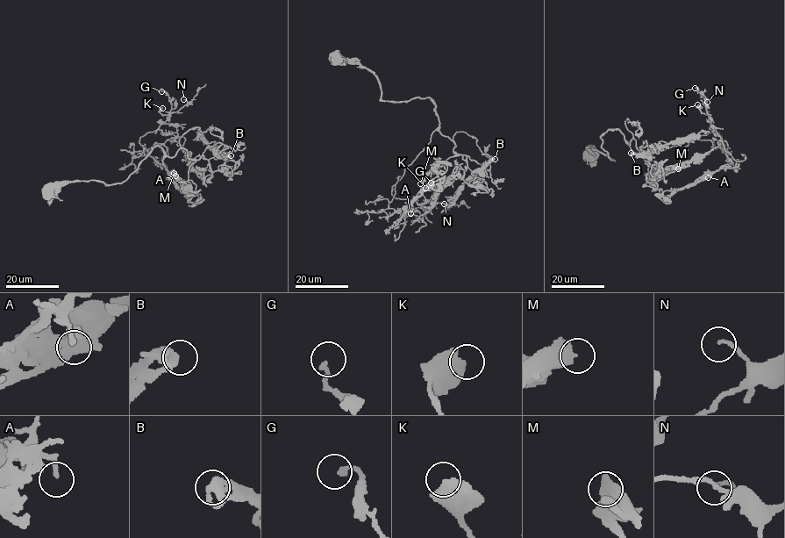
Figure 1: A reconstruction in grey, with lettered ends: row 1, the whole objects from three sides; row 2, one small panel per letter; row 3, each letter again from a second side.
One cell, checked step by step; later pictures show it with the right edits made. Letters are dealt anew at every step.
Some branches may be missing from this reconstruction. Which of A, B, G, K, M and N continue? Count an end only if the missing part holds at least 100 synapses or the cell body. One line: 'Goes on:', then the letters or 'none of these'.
Goes on: M

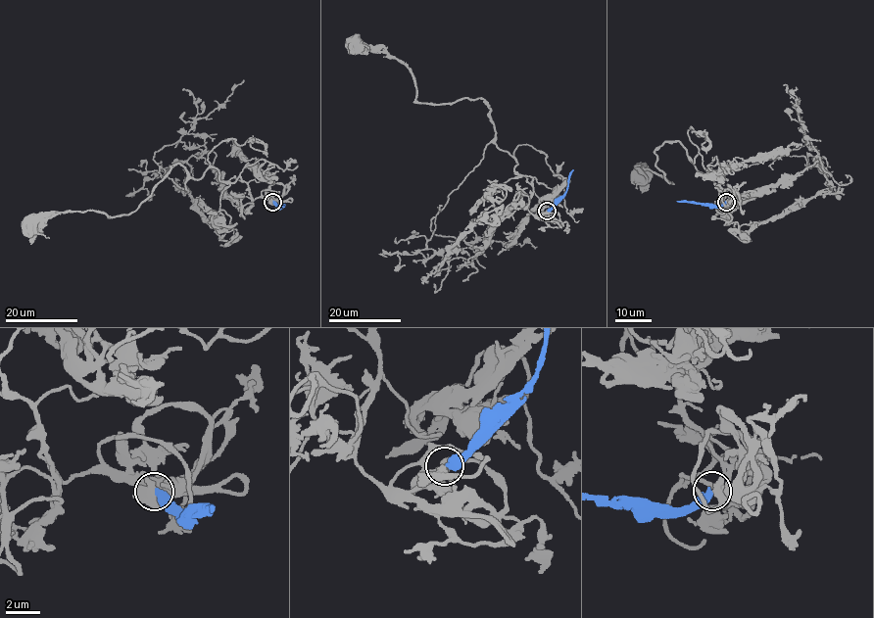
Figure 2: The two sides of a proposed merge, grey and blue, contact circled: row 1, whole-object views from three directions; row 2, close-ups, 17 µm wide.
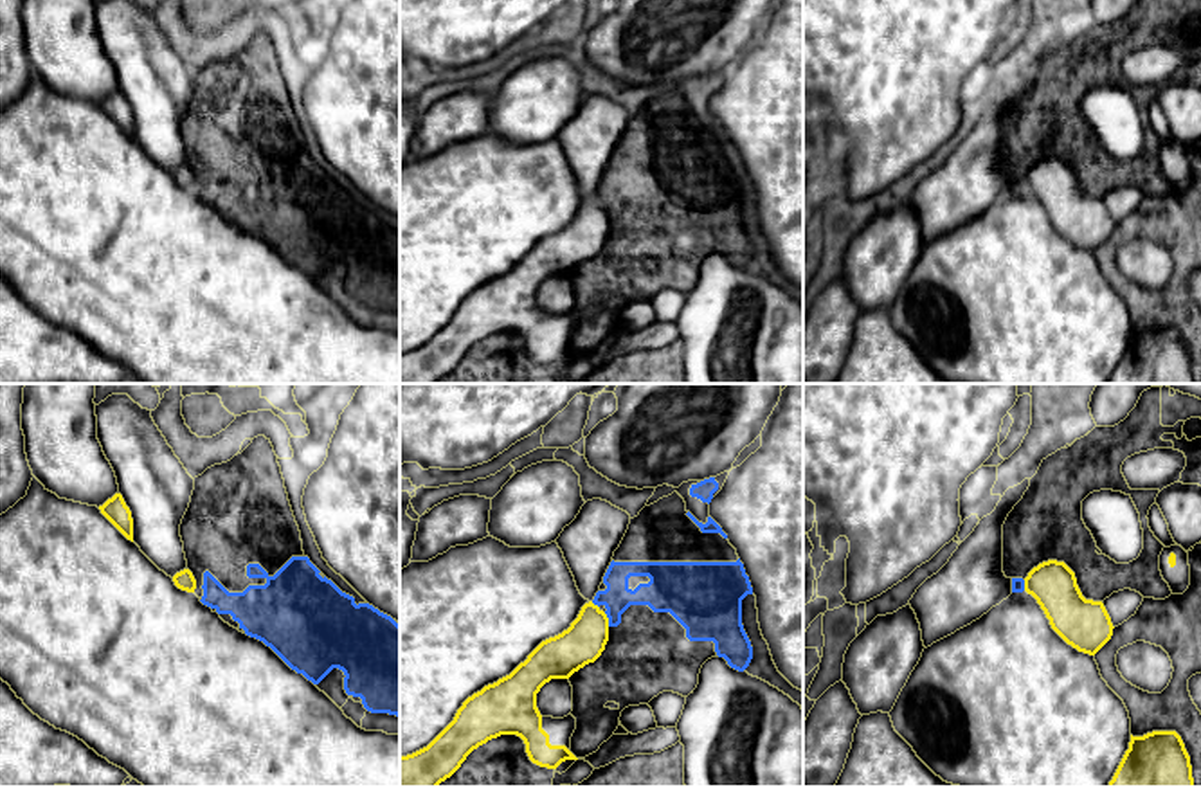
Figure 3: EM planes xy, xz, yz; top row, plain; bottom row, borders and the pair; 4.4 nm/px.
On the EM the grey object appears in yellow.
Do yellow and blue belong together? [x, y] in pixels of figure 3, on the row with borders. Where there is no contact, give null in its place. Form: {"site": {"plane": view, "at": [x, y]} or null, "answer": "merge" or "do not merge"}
{"site": {"plane": "xz", "at": [607, 620]}, "answer": "do not merge"}

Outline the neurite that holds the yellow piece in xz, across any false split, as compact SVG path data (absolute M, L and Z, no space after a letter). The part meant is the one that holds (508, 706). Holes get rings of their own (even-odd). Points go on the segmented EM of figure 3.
M592 602L585 603L567 630L542 641L510 675L468 697L454 720L427 747L400 756L400 787L438 787L461 767L474 749L501 735L520 737L529 760L540 767L556 769L565 760L578 760L571 753L576 719L573 715L542 717L537 708L537 693L551 679L569 679L585 665L594 663L607 641L607 614Z

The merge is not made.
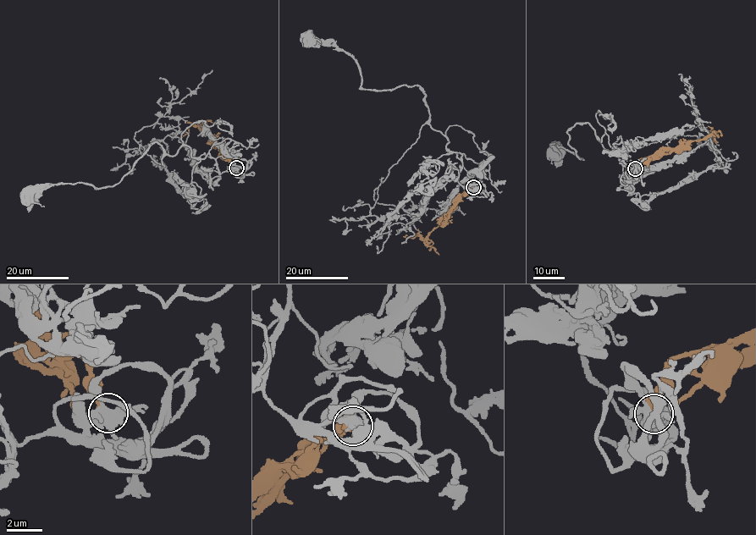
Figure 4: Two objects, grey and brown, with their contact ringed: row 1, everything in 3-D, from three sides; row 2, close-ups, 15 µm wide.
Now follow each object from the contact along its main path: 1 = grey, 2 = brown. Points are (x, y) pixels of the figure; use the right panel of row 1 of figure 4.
1: (635, 169), (607, 135), (600, 141), (587, 123), (567, 131), (582, 159), (553, 143), (553, 153), (556, 150)
2: (635, 169), (636, 162), (641, 158), (658, 157), (666, 151), (685, 147), (713, 132), (716, 140), (713, 140)

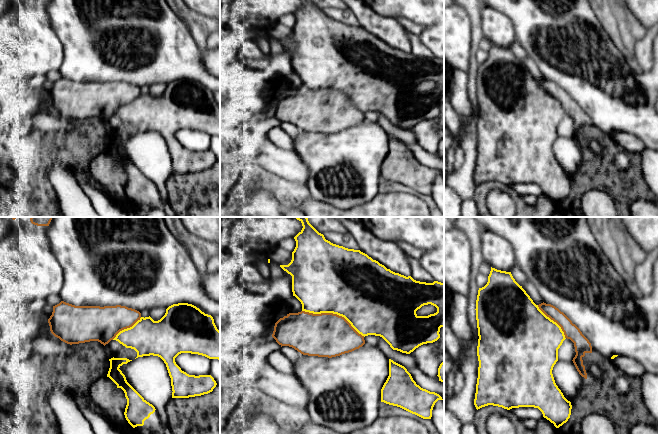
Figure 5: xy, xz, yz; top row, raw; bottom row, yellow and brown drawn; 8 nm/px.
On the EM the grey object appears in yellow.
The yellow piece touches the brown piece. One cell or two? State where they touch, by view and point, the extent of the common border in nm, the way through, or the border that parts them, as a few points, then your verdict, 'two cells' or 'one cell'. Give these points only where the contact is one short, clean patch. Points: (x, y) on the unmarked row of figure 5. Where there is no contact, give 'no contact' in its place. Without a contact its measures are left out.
xz (333, 89) | 550 nm | one cell

